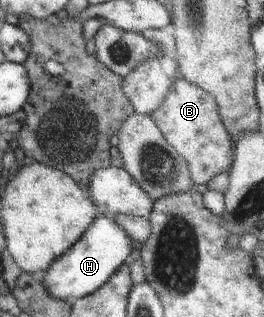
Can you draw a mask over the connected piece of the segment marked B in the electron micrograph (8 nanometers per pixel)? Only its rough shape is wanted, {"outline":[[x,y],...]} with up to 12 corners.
{"outline":[[184,77],[149,115],[192,180],[226,173],[216,99]]}

